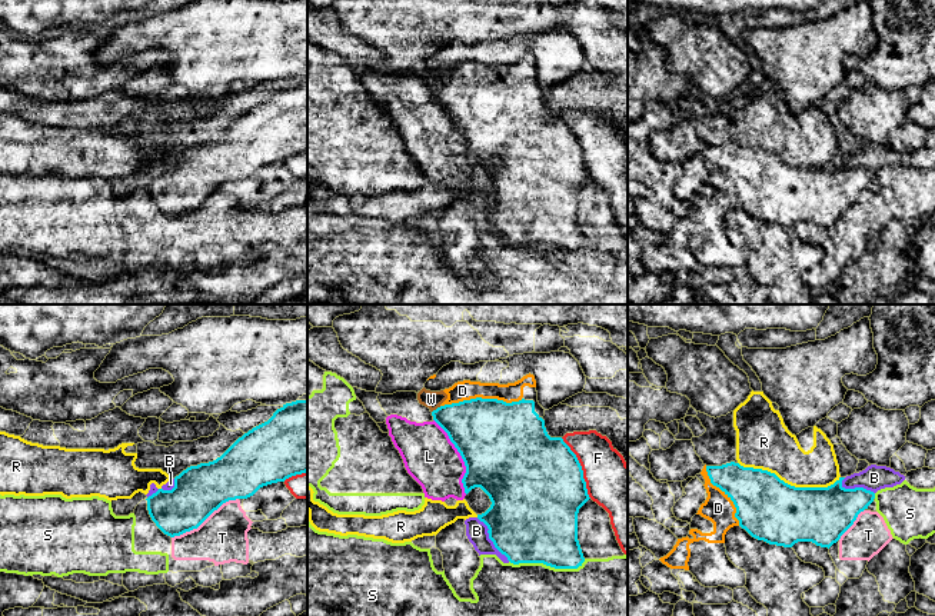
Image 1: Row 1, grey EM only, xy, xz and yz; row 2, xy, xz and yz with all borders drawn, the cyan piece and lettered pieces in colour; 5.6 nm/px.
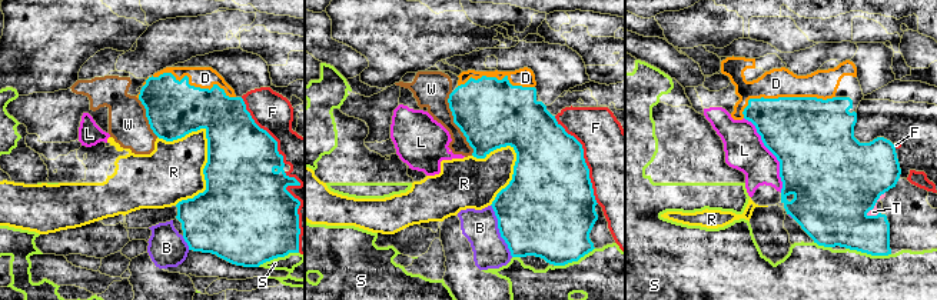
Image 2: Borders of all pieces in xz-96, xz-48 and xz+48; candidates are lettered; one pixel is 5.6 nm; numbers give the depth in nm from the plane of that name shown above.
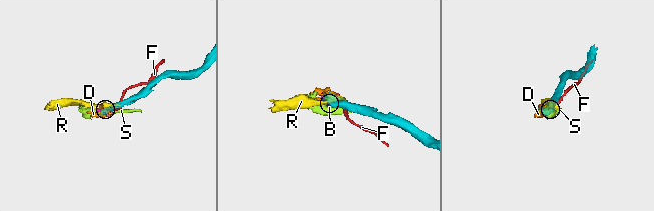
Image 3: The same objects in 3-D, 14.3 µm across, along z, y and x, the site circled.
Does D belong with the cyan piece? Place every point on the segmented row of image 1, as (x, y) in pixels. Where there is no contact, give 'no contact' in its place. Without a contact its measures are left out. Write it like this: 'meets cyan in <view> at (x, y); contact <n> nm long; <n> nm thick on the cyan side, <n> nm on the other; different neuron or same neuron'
meets cyan in xz at (481, 398); contact 460 nm long; 440 nm thick on the cyan side, 110 nm on the other; same neuron

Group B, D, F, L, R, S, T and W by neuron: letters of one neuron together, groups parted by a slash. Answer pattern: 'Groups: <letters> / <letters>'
Groups: B L / D / F / R W / S T

